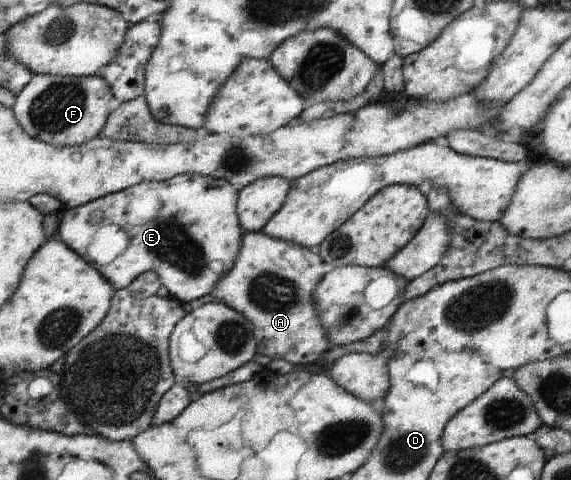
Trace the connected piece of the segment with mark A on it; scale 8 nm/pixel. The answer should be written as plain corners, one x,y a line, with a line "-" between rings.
244,232
241,249
234,266
213,286
211,293
226,306
243,314
253,324
257,351
272,360
283,359
293,363
296,369
317,366
324,354
331,348
316,316
312,295
323,276
333,270
333,266
321,261
316,249
277,239
260,232

